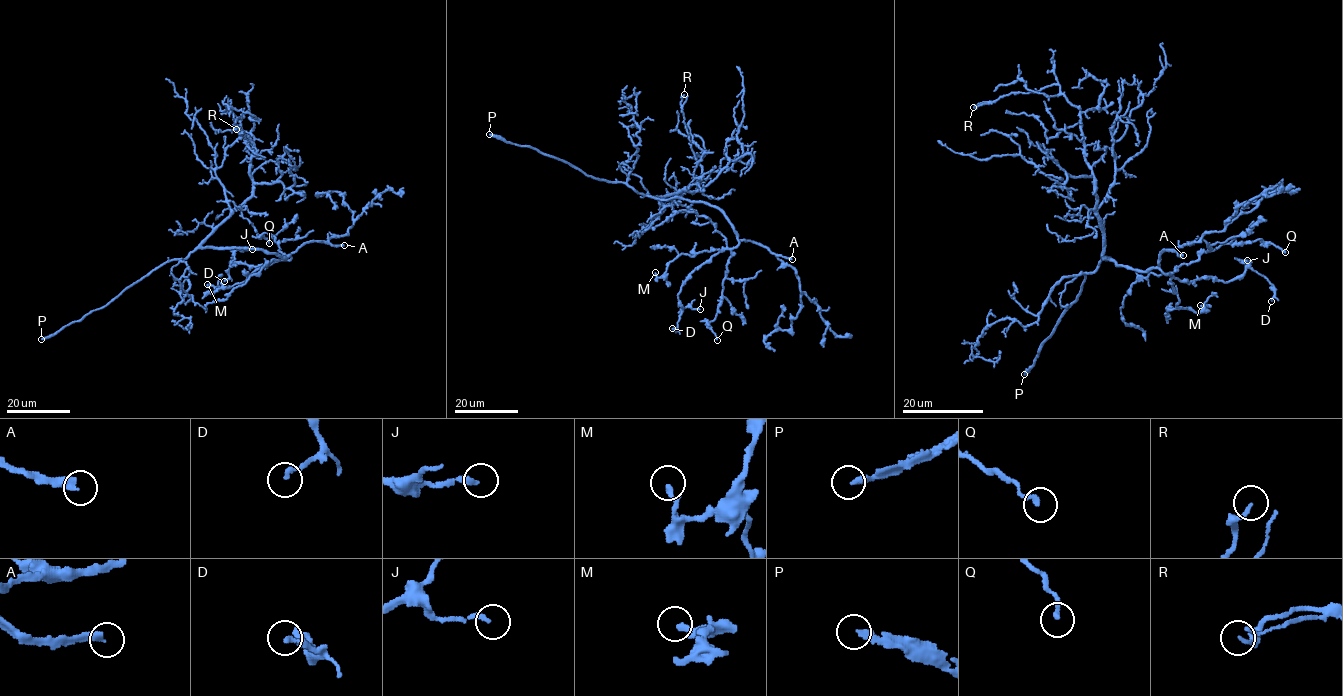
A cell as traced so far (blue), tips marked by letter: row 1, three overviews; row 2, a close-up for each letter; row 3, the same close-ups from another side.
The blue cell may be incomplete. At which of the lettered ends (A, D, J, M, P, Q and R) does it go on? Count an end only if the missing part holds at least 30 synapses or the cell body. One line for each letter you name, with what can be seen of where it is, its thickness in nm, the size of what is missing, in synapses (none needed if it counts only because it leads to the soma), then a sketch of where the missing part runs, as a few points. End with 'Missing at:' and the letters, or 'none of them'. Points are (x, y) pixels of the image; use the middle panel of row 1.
A: place (792, 259); calibre 320 nm; 200 synapses
P: place (489, 134); calibre 260 nm; course (489, 134), (463, 105), (452, 81)
Missing at: A, P

